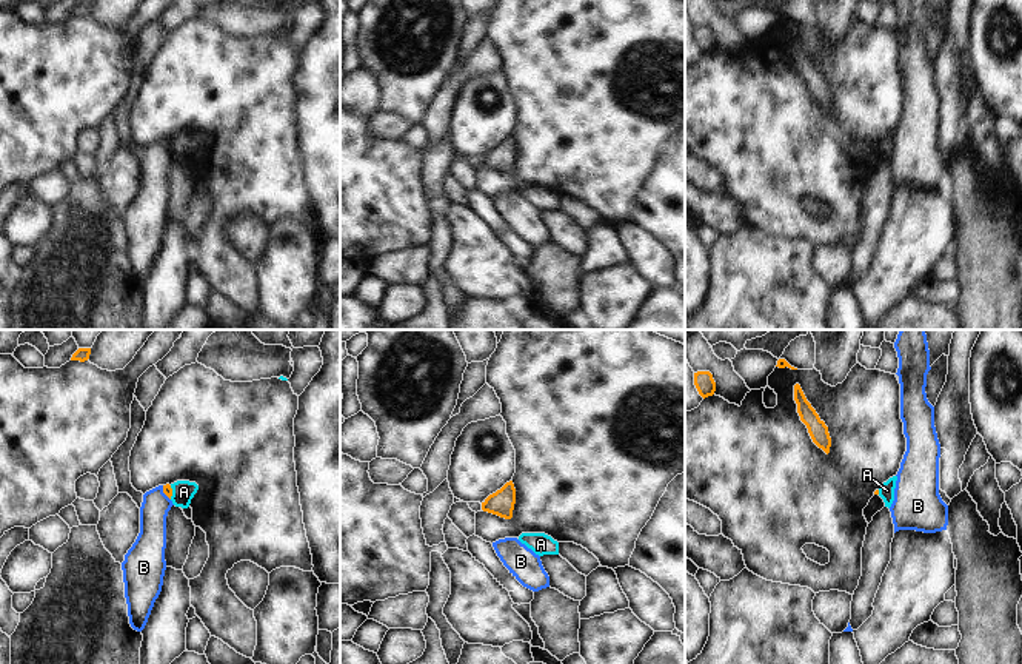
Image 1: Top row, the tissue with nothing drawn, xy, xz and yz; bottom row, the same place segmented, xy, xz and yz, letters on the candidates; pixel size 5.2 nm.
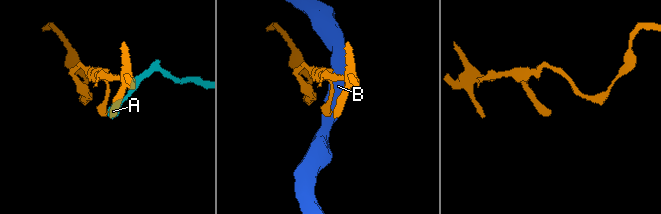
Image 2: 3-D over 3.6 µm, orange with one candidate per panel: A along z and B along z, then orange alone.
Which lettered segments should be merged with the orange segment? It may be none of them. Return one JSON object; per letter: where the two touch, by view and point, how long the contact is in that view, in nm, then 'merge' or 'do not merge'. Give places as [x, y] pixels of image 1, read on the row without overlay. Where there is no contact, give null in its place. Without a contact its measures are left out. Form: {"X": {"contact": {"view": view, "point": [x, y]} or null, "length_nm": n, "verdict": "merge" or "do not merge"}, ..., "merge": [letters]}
{"A": {"contact": {"view": "xy", "point": [171, 147]}, "length_nm": 70, "verdict": "do not merge"}, "B": {"contact": {"view": "xy", "point": [165, 148]}, "length_nm": 90, "verdict": "do not merge"}, "merge": []}

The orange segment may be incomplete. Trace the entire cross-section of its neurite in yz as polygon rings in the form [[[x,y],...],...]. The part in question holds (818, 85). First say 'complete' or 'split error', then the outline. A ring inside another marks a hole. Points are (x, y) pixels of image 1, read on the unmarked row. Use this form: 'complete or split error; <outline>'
complete; [[[799,39],[794,40],[794,55],[797,59],[800,75],[807,80],[813,97],[828,109],[831,102],[828,82],[807,55]]]

